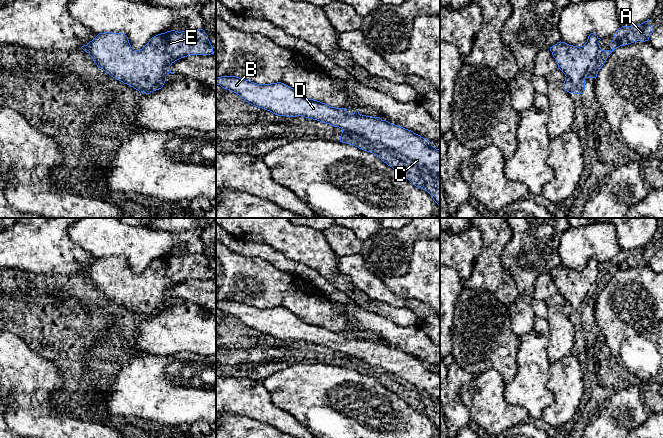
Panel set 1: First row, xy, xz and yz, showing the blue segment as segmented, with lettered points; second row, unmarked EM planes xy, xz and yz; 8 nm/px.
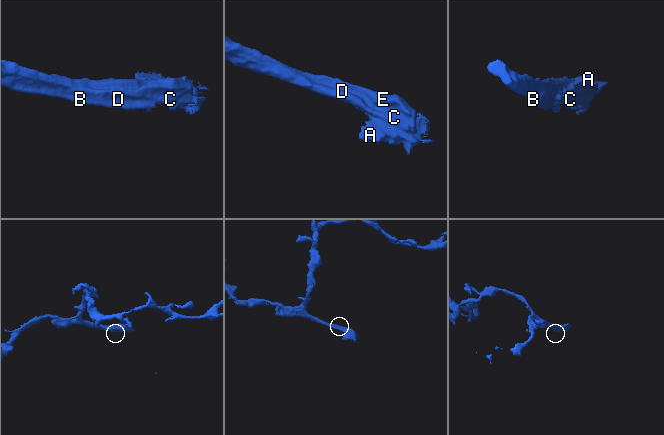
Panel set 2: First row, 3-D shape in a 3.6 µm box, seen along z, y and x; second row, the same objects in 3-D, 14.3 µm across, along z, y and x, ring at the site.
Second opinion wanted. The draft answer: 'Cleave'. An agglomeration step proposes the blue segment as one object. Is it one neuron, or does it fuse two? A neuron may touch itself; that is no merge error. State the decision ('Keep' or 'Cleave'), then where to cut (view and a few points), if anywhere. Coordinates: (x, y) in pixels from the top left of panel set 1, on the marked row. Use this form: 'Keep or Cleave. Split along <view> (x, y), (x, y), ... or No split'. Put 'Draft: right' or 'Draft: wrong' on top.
Draft: wrong
Keep. No split

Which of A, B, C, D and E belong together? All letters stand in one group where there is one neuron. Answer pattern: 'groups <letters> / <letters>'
groups A B C D E

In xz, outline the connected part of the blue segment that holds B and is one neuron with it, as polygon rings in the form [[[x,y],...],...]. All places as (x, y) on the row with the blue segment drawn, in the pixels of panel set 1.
[[[221,76],[216,77],[216,85],[236,93],[249,104],[270,111],[275,115],[303,116],[341,128],[340,142],[377,155],[413,185],[427,191],[440,206],[440,150],[433,147],[432,142],[428,139],[411,130],[382,120],[380,117],[362,115],[357,109],[350,114],[346,108],[331,107],[320,101],[306,98],[281,82],[257,84],[236,76]]]

